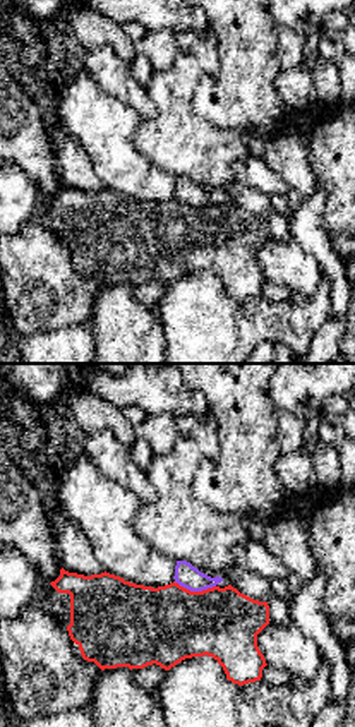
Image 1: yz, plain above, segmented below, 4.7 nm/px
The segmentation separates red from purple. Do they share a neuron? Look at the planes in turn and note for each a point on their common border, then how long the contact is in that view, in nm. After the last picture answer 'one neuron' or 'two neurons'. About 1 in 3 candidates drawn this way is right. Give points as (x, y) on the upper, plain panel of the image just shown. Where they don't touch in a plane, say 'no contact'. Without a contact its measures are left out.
contact (194, 208); length 200 nm

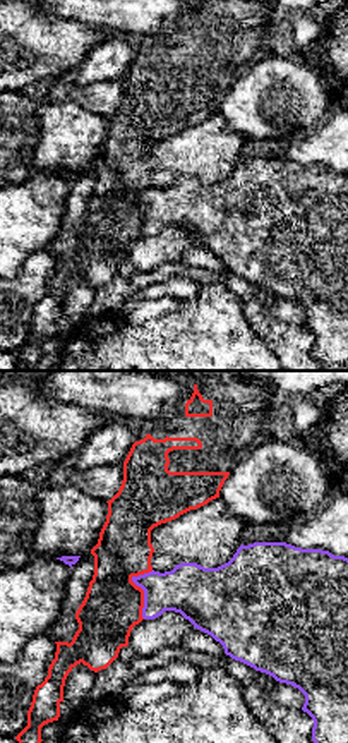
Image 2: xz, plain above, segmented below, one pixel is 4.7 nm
contact (141, 205); length 240 nm

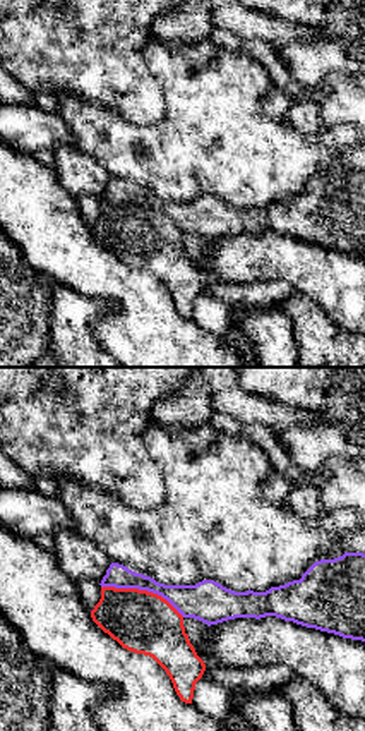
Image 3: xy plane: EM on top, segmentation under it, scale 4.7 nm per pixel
contact (143, 206); length 420 nm

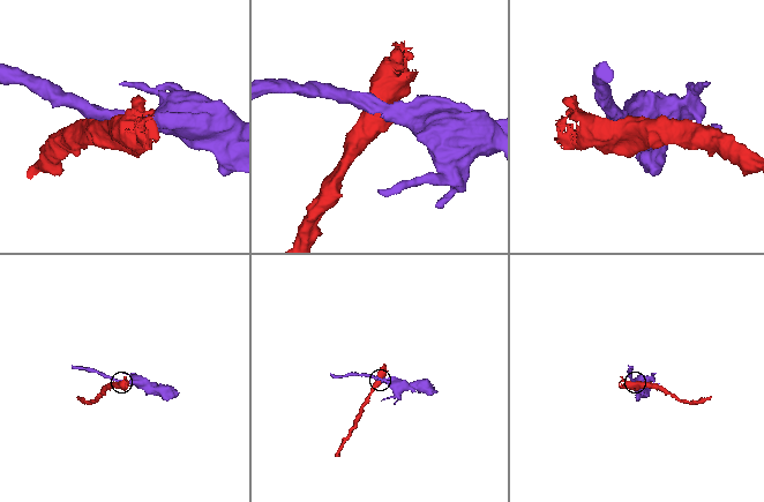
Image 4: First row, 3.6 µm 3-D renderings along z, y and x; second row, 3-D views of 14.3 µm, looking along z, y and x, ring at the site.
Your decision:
two neurons

